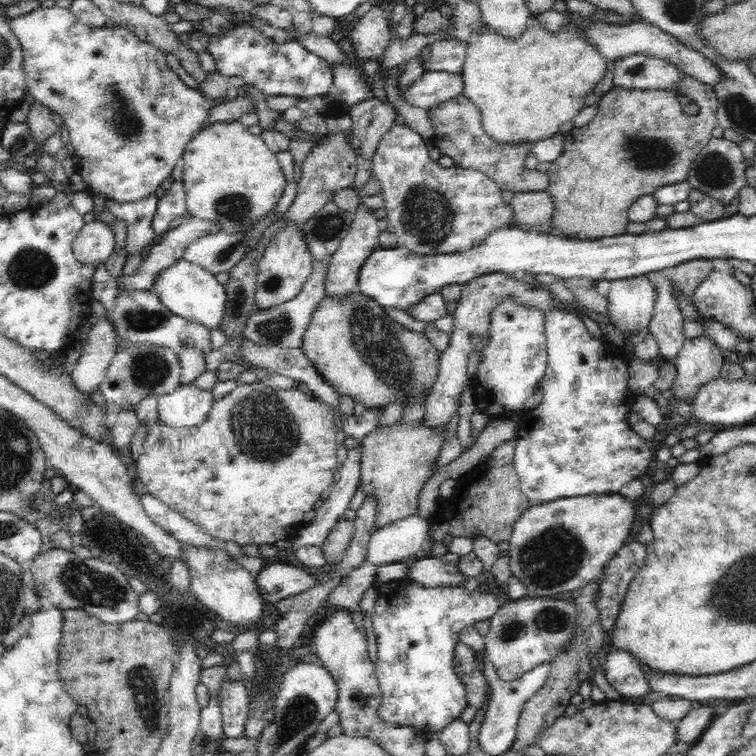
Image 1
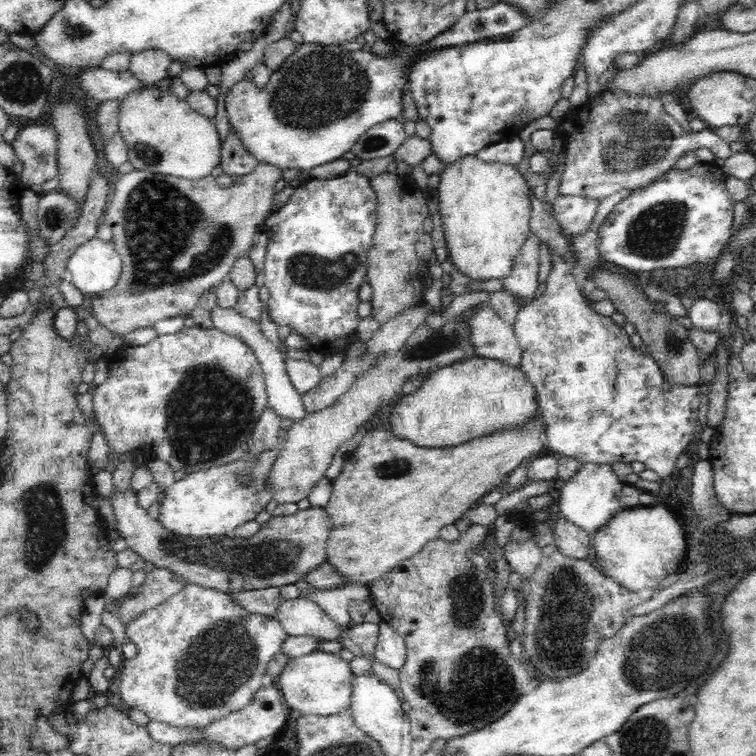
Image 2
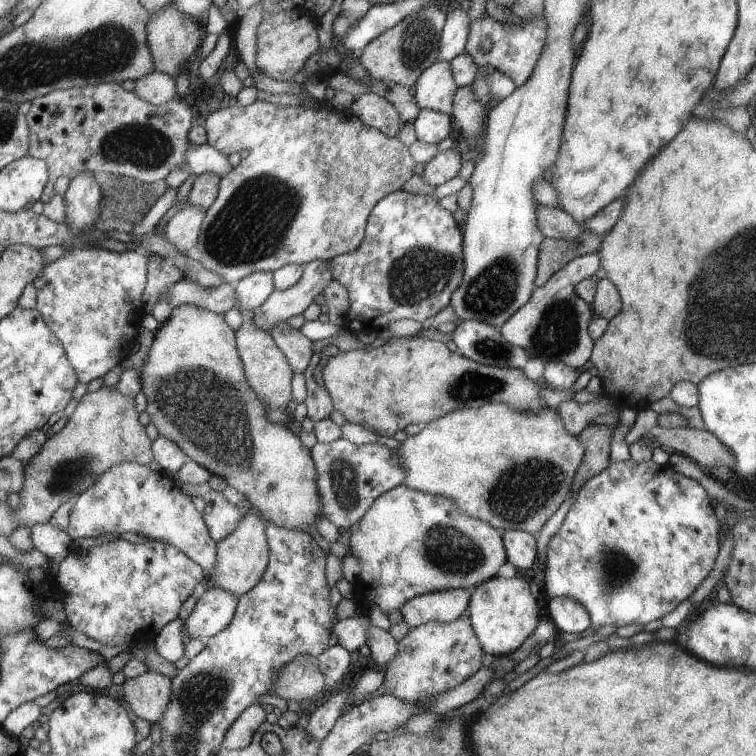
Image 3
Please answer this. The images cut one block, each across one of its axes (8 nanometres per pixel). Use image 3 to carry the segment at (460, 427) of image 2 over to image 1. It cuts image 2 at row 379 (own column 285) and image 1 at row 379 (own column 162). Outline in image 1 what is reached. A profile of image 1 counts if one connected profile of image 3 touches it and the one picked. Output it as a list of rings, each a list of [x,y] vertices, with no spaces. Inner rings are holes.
[[[359,291],[334,298],[324,296],[315,307],[300,347],[326,383],[339,395],[350,396],[354,401],[364,404],[364,408],[383,409],[390,402],[402,402],[410,406],[418,398],[430,394],[439,374],[441,352],[428,340],[425,333],[406,329],[386,315],[383,306]]]

